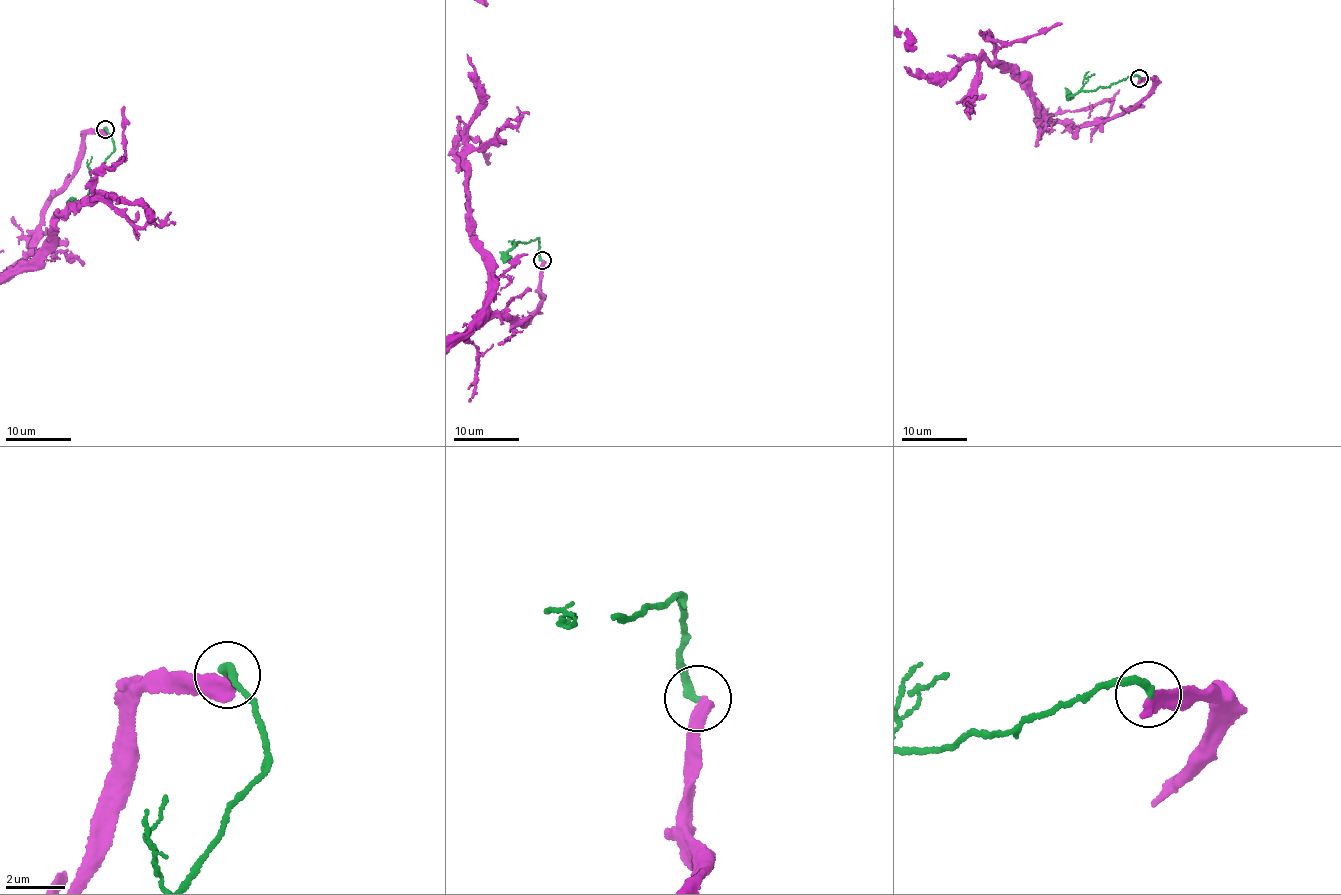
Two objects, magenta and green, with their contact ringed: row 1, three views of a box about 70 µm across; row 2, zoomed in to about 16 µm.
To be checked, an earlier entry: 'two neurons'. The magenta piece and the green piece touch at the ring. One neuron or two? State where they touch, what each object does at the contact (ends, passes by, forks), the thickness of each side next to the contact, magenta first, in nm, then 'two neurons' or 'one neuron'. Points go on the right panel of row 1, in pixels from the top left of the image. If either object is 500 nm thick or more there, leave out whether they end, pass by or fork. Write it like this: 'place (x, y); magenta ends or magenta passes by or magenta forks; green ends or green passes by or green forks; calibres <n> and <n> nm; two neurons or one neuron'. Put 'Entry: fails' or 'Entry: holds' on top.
Entry: holds
place (1139, 78); magenta ends; green ends; calibres 420 and 300 nm; two neurons

